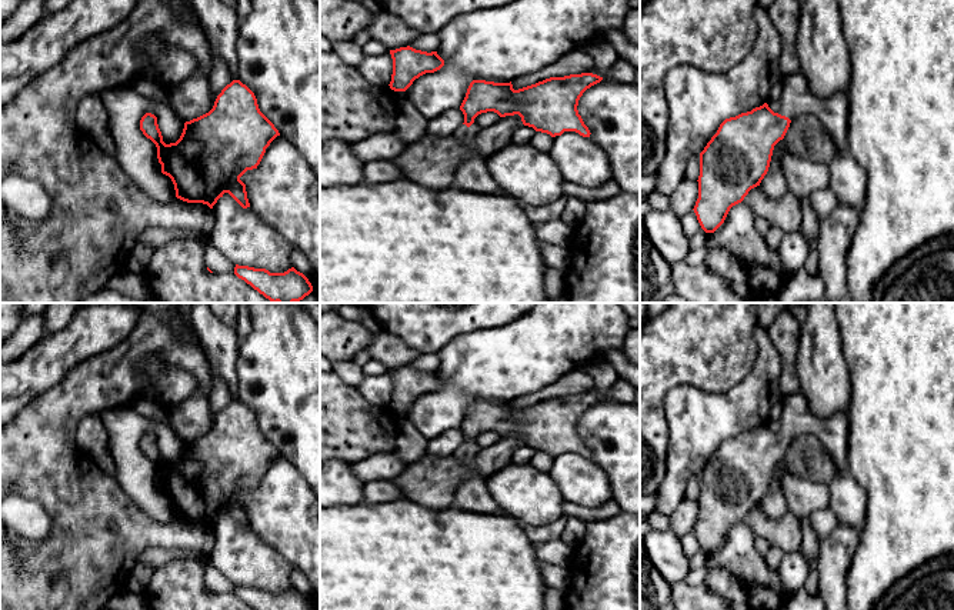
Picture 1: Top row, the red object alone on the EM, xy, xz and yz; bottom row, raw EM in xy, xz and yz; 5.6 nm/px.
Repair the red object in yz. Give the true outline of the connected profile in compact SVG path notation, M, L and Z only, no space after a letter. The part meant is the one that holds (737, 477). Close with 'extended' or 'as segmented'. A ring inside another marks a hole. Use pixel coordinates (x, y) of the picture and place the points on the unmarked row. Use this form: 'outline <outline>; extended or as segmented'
outline M801 391L783 397L783 403L778 433L764 423L725 439L700 473L698 519L693 530L706 553L714 553L730 529L760 506L774 466L784 459L794 437L817 436L833 457L837 473L848 473L848 414L817 417Z; extended

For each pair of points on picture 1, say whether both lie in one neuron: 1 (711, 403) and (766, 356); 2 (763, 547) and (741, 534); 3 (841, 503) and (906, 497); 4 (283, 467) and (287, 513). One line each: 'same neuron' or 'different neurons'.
1: same neuron
2: different neurons
3: different neurons
4: same neuron

